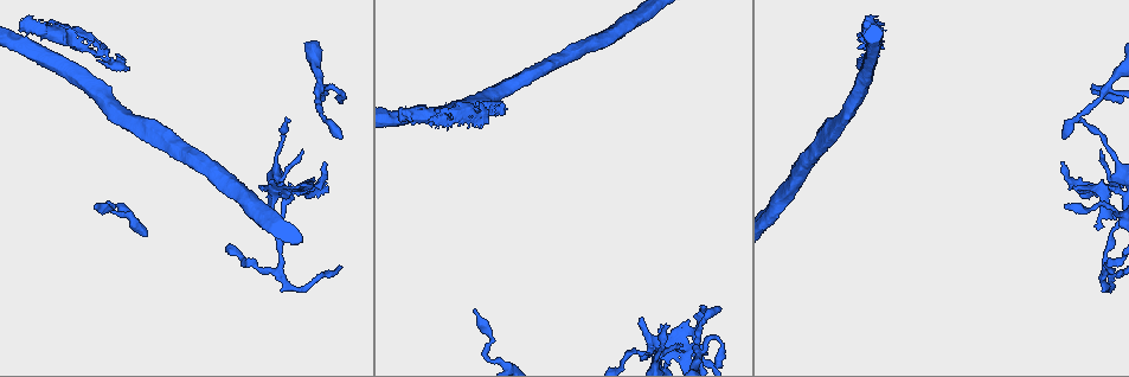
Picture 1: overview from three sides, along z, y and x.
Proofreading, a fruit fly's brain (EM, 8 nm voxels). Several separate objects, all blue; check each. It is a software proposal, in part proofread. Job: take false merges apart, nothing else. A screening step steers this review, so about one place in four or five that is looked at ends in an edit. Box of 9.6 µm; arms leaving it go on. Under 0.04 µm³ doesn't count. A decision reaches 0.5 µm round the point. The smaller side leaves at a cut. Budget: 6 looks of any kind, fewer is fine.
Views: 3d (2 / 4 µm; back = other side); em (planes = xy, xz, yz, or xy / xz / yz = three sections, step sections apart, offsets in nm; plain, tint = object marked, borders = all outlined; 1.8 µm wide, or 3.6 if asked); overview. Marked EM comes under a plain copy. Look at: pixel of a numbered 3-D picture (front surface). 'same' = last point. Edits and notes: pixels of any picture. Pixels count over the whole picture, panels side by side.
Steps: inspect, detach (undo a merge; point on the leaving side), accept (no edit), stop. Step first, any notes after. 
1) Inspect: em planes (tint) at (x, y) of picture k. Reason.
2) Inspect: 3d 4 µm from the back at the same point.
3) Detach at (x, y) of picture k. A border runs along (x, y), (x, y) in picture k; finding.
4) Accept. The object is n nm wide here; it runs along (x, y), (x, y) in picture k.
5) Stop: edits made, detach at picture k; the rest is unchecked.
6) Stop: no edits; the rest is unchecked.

Inspect: 3d 2 µm at (280, 268) of picture 1. A fork.

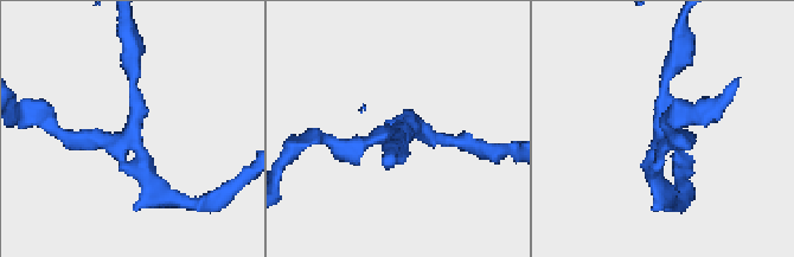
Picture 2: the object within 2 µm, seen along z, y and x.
Inspect: em yz step 8 (tint) at (133, 129) of picture 2. 3 arms meet here.

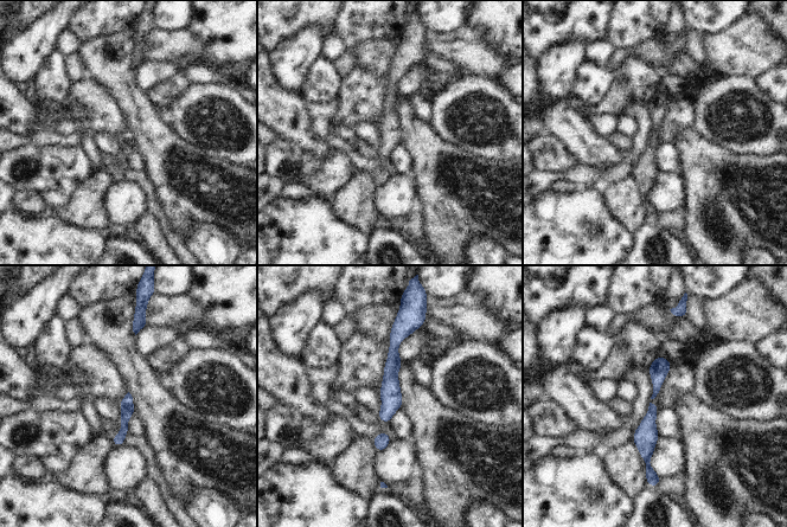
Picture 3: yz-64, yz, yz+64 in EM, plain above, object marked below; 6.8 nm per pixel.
Inspect: em planes (tint) at the same point.

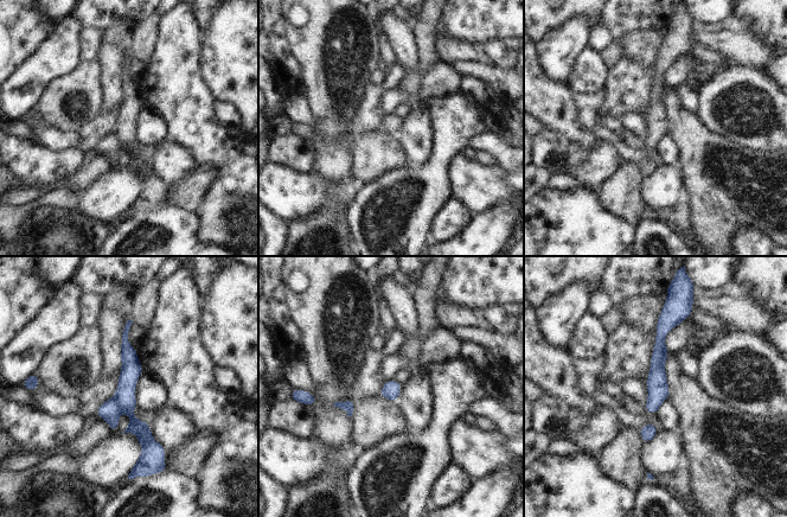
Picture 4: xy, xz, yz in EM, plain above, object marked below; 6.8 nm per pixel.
Accept. All the same neuron.

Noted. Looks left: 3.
Inspect: em 3.6 µm xz step 16 (tint) at (683, 348) of picture 1. Sharp bend.

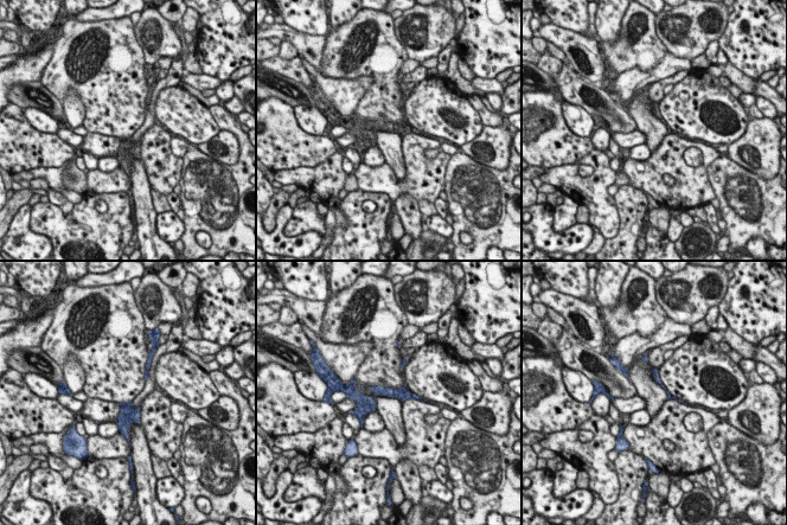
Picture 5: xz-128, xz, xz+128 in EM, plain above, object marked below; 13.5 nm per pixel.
Inspect: em 3.6 µm xy step 4 (tint) at the same point. Another direction.

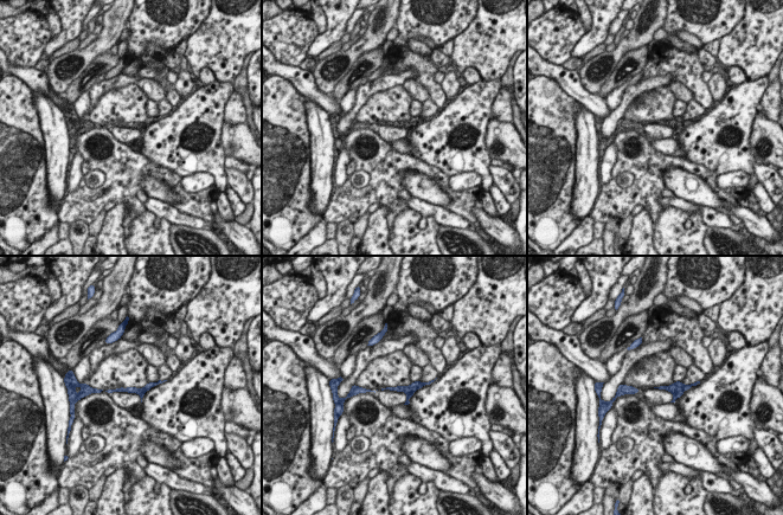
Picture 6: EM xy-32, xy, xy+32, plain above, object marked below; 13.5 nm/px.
Accept. It runs along (158, 382), (143, 390), (109, 391) in picture 6; one neuron here.

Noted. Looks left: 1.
Stop: no edits; the rest is unchecked.

